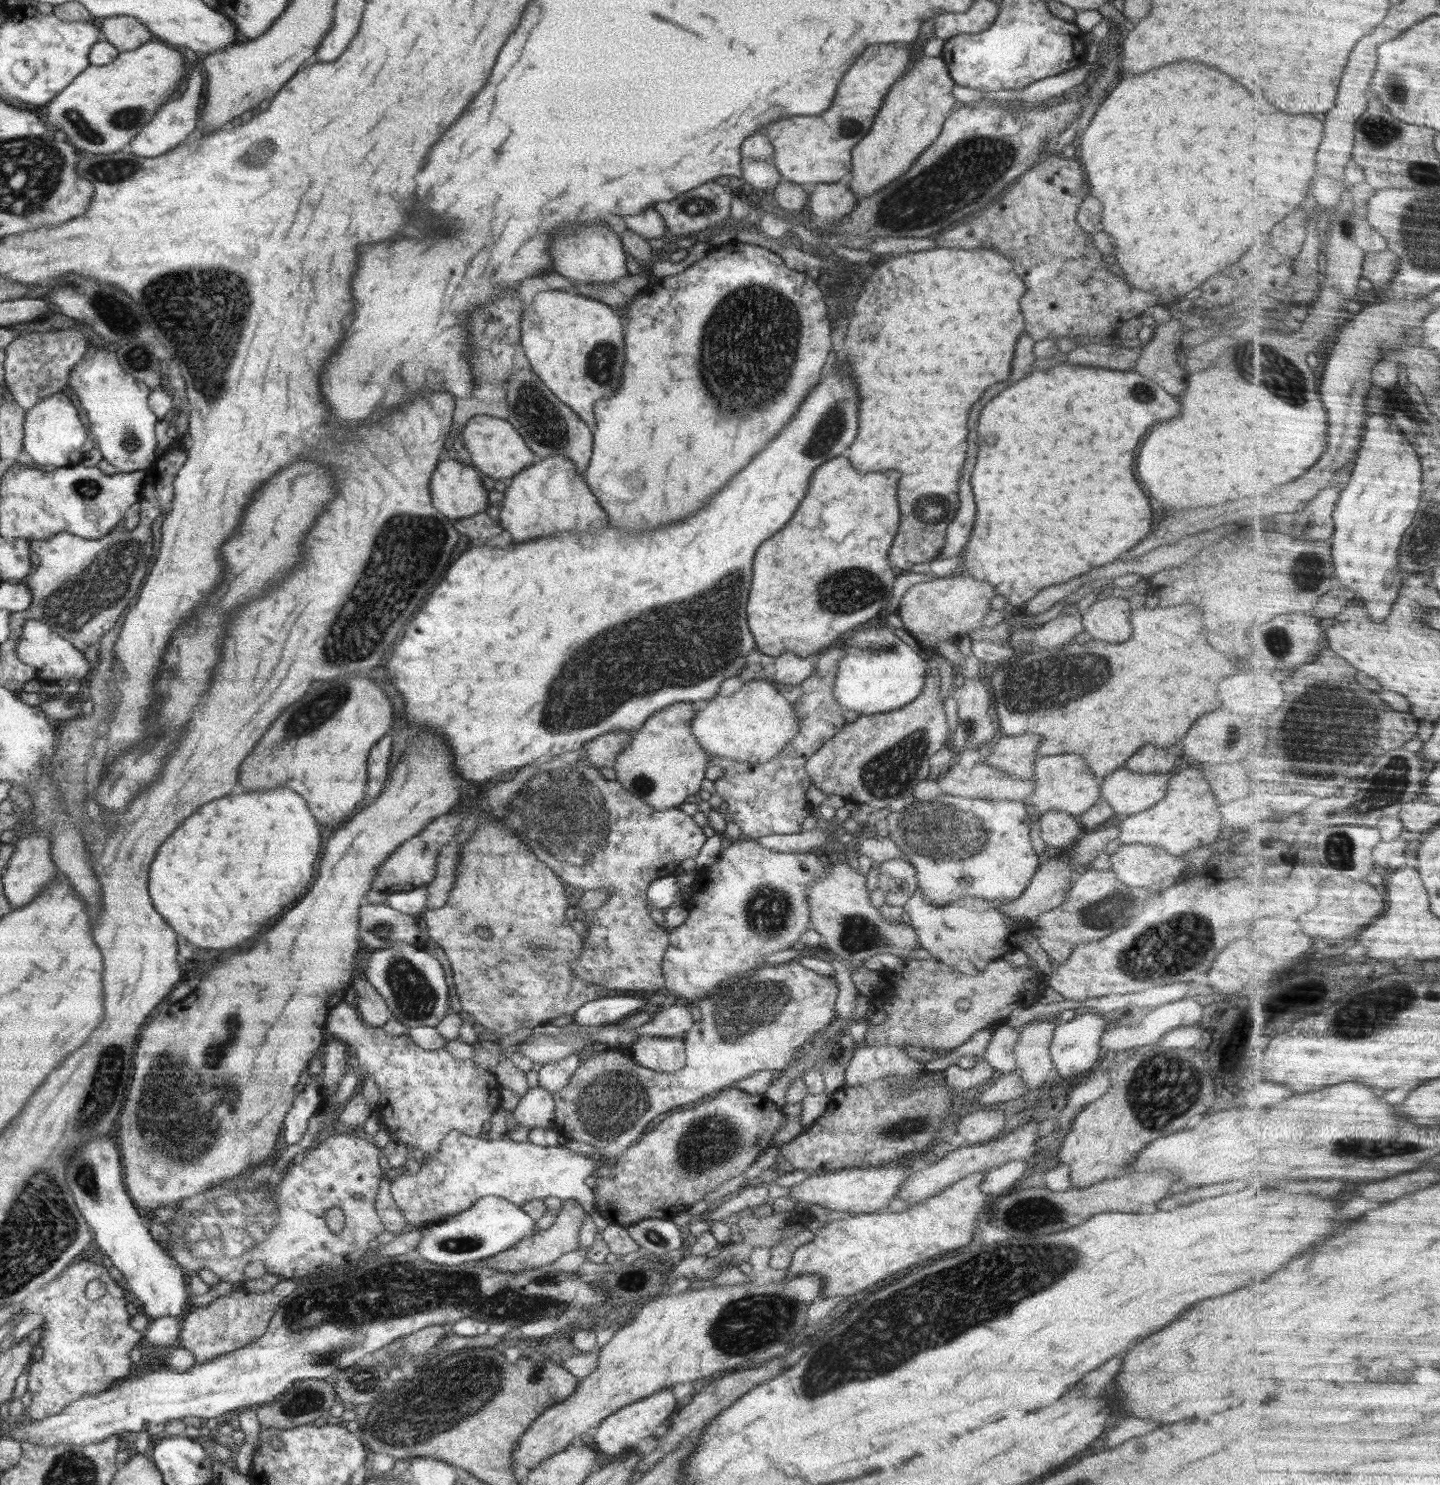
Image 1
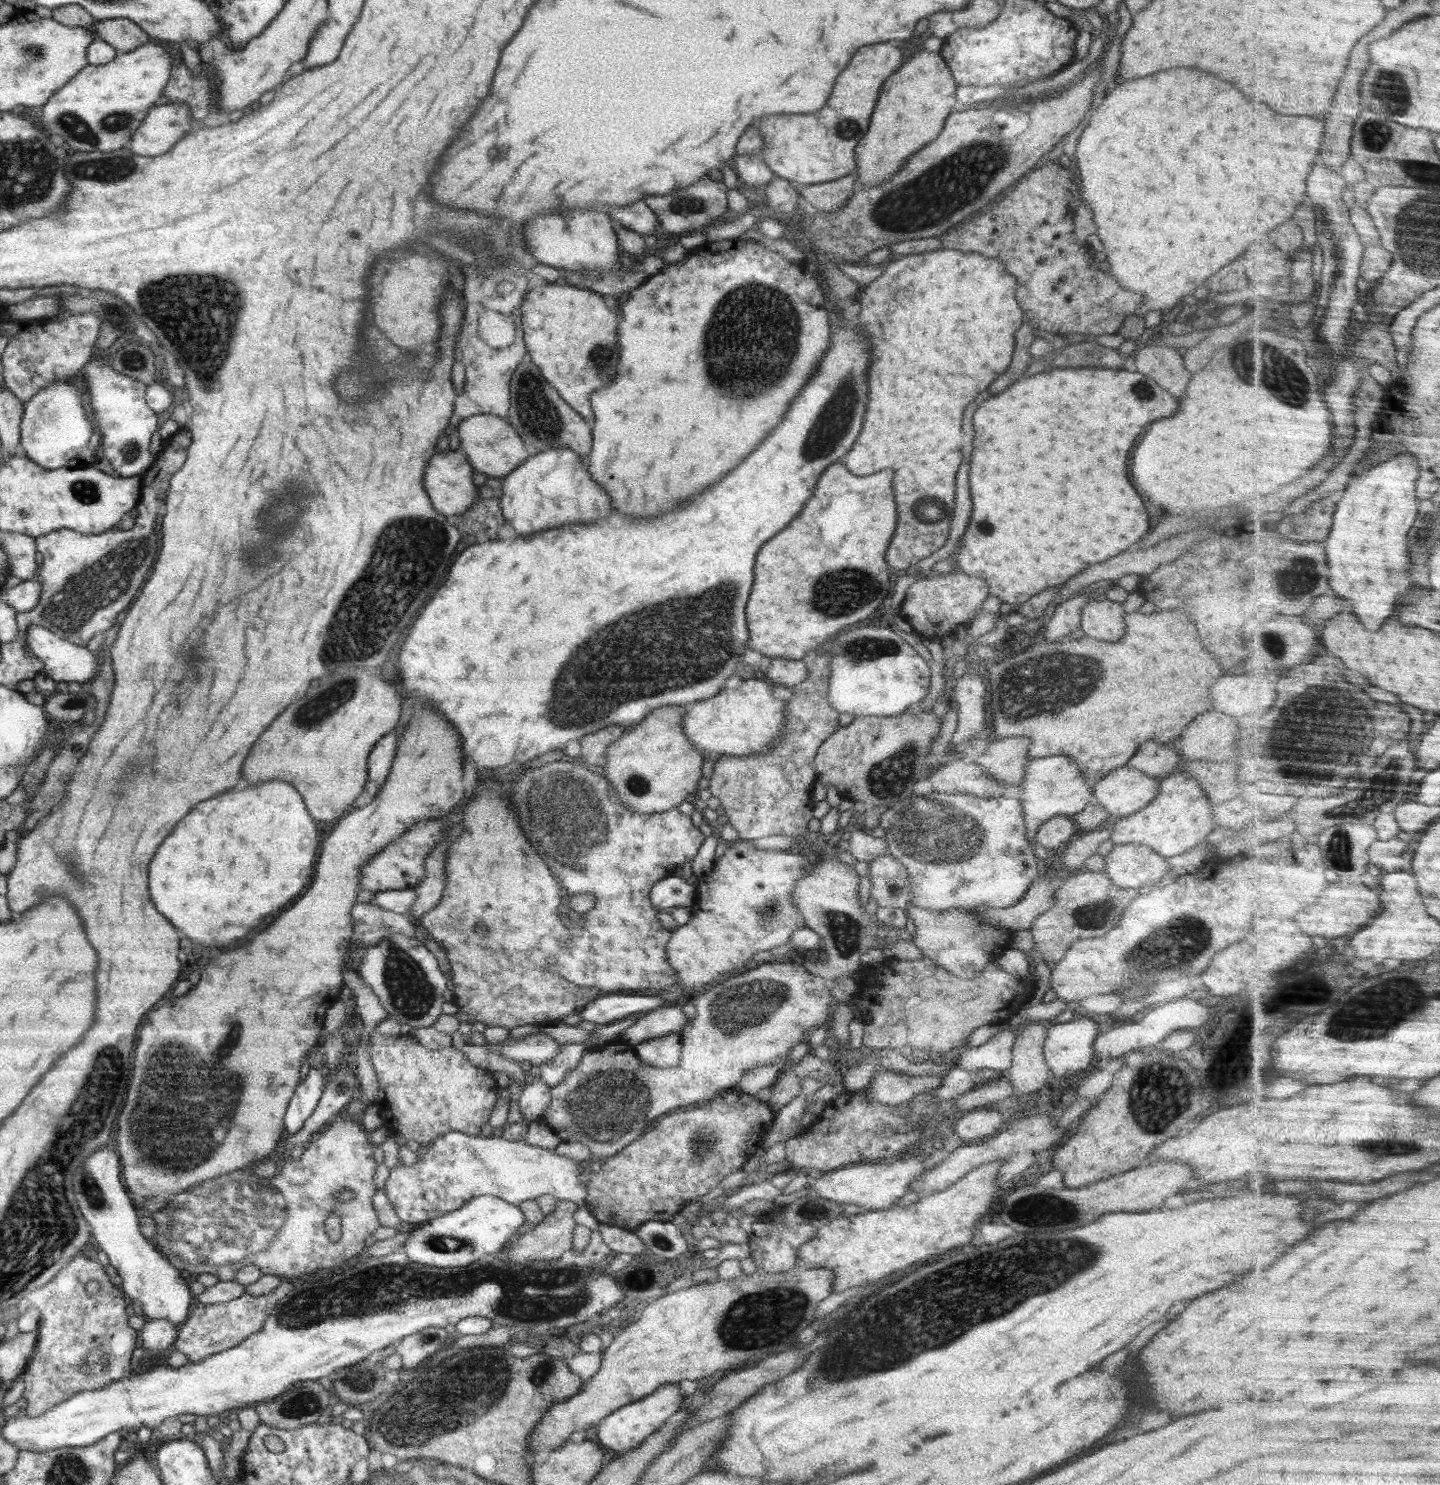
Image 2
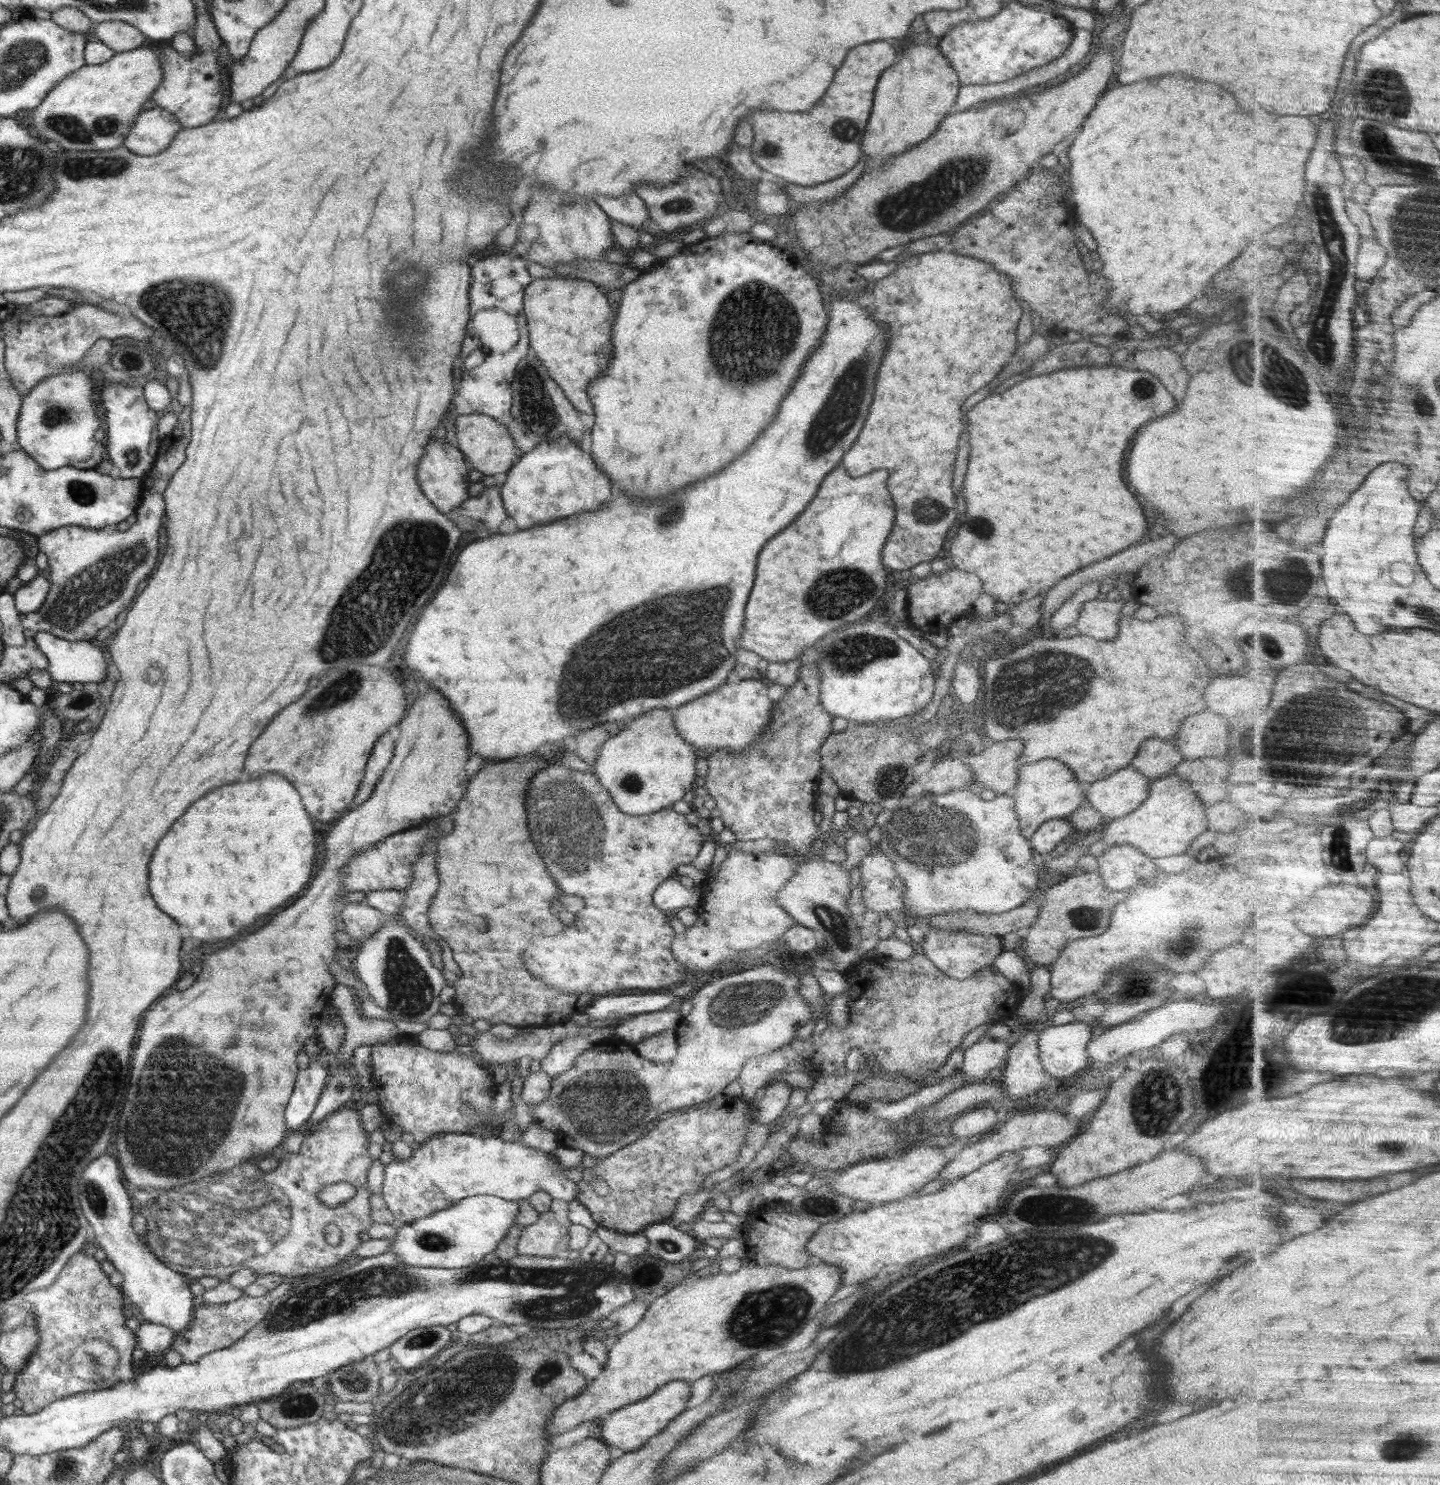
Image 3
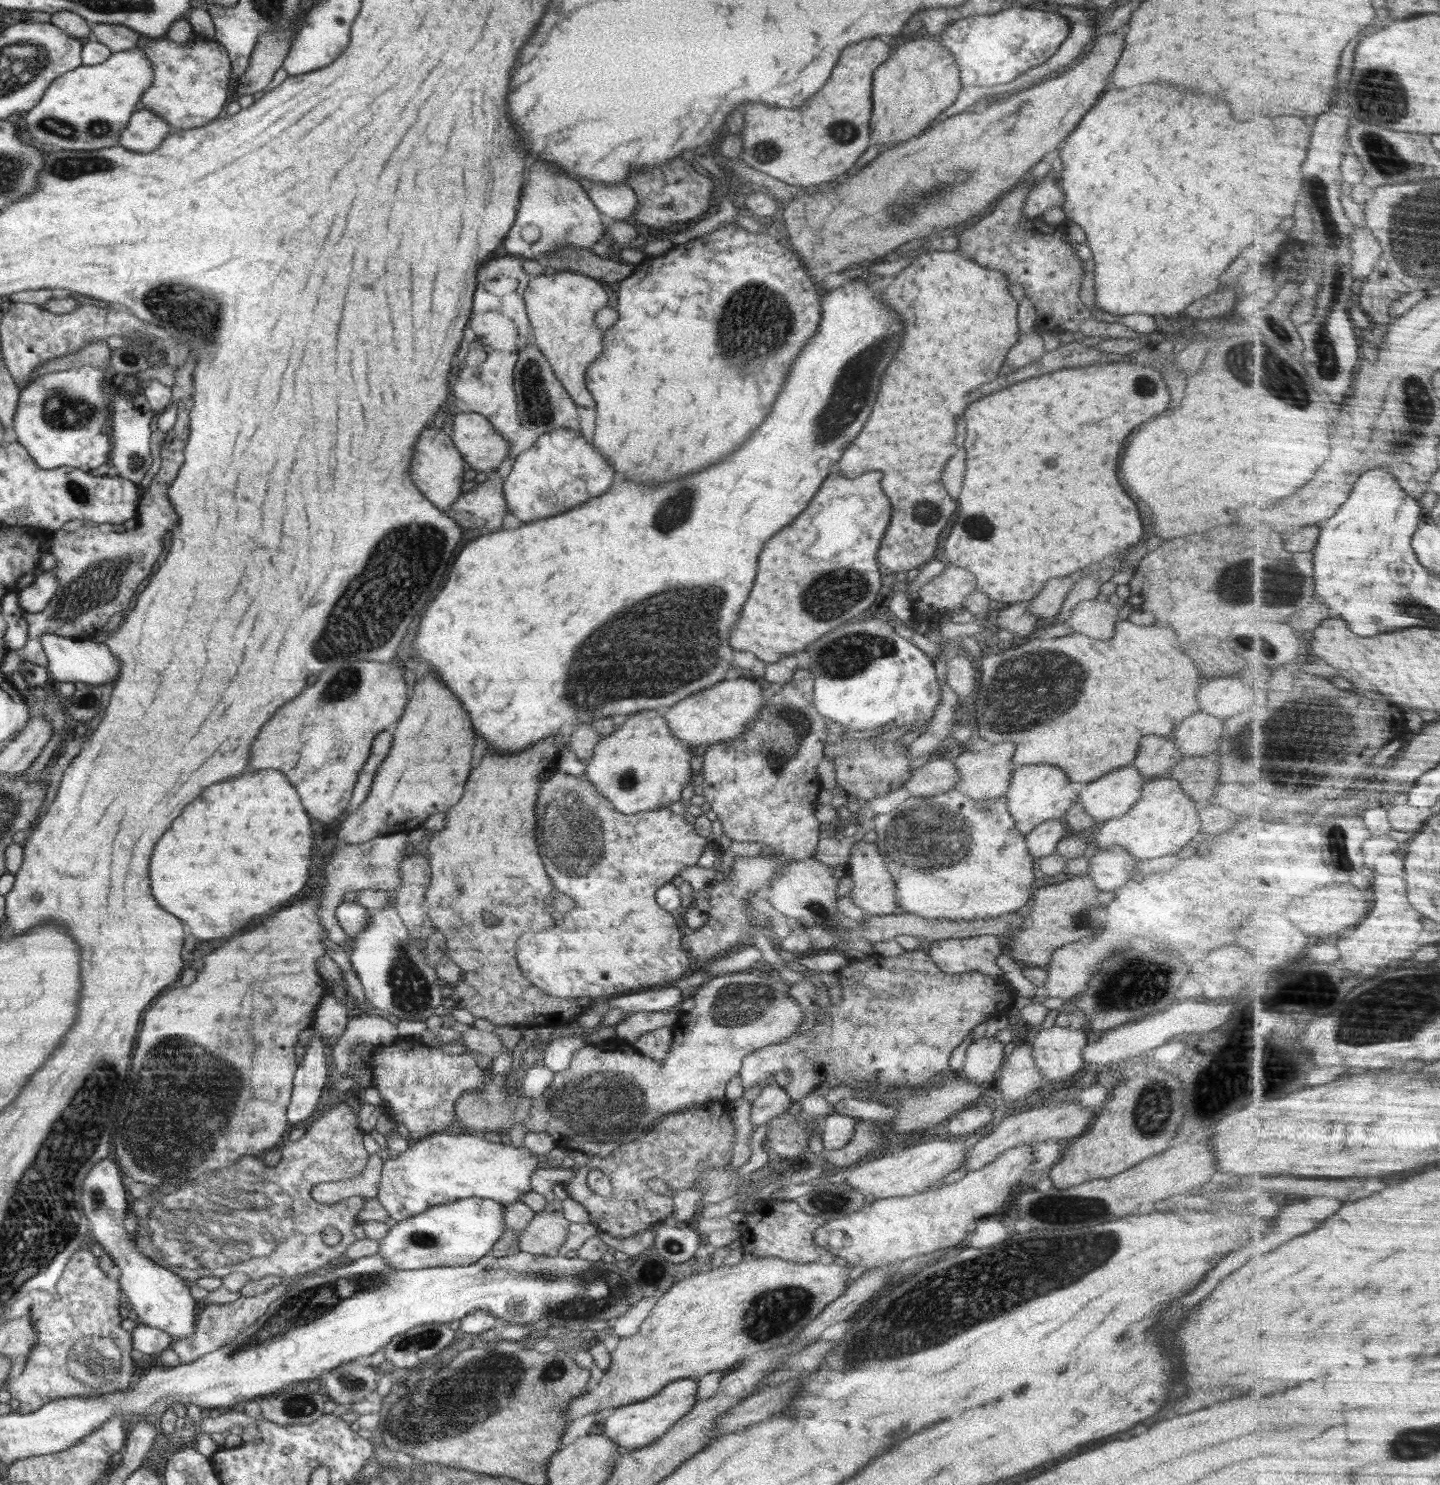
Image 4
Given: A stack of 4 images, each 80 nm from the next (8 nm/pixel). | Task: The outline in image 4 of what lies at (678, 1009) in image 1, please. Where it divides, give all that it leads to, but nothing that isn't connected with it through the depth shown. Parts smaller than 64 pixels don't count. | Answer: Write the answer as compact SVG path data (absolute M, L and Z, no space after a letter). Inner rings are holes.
M677 1009L650 1012L635 1012L624 1016L623 1020L616 1023L617 1038L628 1044L636 1042L642 1035L663 1027L674 1027L679 1021L680 1012Z

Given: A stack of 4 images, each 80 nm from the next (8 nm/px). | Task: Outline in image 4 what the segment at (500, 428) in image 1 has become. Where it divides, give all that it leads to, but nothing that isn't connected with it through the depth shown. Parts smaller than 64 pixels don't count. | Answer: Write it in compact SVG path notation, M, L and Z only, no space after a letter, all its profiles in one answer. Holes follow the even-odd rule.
M459 413L453 420L453 427L451 440L468 469L490 474L509 455L509 442L482 414Z

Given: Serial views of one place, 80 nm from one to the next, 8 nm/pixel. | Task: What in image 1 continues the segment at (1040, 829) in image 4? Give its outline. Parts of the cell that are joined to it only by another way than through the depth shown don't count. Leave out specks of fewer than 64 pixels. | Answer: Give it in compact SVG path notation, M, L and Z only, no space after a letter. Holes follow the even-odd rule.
M1049 810L1040 816L1039 820L1041 837L1047 846L1072 846L1082 834L1078 818L1067 812Z

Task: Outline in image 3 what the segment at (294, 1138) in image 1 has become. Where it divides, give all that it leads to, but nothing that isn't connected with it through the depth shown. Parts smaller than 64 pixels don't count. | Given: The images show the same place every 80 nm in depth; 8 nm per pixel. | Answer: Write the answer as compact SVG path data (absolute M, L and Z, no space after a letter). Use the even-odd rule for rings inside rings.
M322 1054L318 1060L312 1060L306 1070L298 1072L294 1092L286 1108L286 1126L289 1132L298 1130L312 1116L322 1089L326 1086L329 1072L322 1065L321 1057Z

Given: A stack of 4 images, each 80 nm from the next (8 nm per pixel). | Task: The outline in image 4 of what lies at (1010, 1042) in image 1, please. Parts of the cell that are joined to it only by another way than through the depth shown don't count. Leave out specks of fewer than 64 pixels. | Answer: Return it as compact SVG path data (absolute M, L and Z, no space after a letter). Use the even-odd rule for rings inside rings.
M996 1038L974 1041L967 1048L964 1066L959 1075L977 1085L993 1087L1004 1058L1004 1046Z

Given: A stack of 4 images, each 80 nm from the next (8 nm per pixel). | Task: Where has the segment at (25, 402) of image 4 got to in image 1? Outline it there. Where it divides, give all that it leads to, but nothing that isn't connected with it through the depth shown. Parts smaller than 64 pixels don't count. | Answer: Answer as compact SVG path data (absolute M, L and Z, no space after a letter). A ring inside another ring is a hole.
M60 392L41 398L30 411L25 412L23 424L23 449L30 454L35 466L43 469L80 465L83 459L82 446L87 434L80 414L70 397Z

